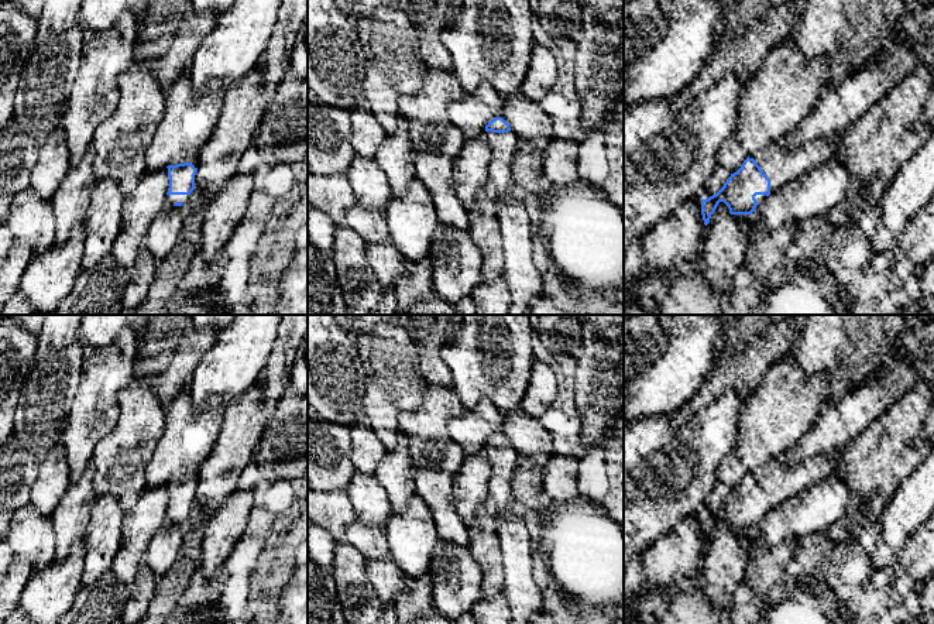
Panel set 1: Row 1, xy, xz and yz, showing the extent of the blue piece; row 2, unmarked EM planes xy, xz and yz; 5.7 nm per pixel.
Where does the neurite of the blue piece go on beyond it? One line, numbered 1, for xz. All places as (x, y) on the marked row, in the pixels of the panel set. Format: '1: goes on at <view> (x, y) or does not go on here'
1: goes on at xz (502, 146)

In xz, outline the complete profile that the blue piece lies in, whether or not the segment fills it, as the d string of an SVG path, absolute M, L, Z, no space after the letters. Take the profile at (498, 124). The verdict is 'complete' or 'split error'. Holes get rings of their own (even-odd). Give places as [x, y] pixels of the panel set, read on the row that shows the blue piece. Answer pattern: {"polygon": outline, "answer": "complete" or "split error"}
{"polygon": "M495 117L485 126L485 140L491 148L488 184L494 198L499 198L515 185L511 167L519 138L502 117Z", "answer": "split error"}

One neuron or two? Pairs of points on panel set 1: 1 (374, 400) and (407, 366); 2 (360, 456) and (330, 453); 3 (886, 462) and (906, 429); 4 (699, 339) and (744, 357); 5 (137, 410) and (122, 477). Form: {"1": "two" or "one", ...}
{"1": "one", "2": "two", "3": "one", "4": "two", "5": "one"}

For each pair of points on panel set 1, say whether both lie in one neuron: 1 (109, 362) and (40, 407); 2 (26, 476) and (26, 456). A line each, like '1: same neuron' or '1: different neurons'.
1: different neurons
2: same neuron

